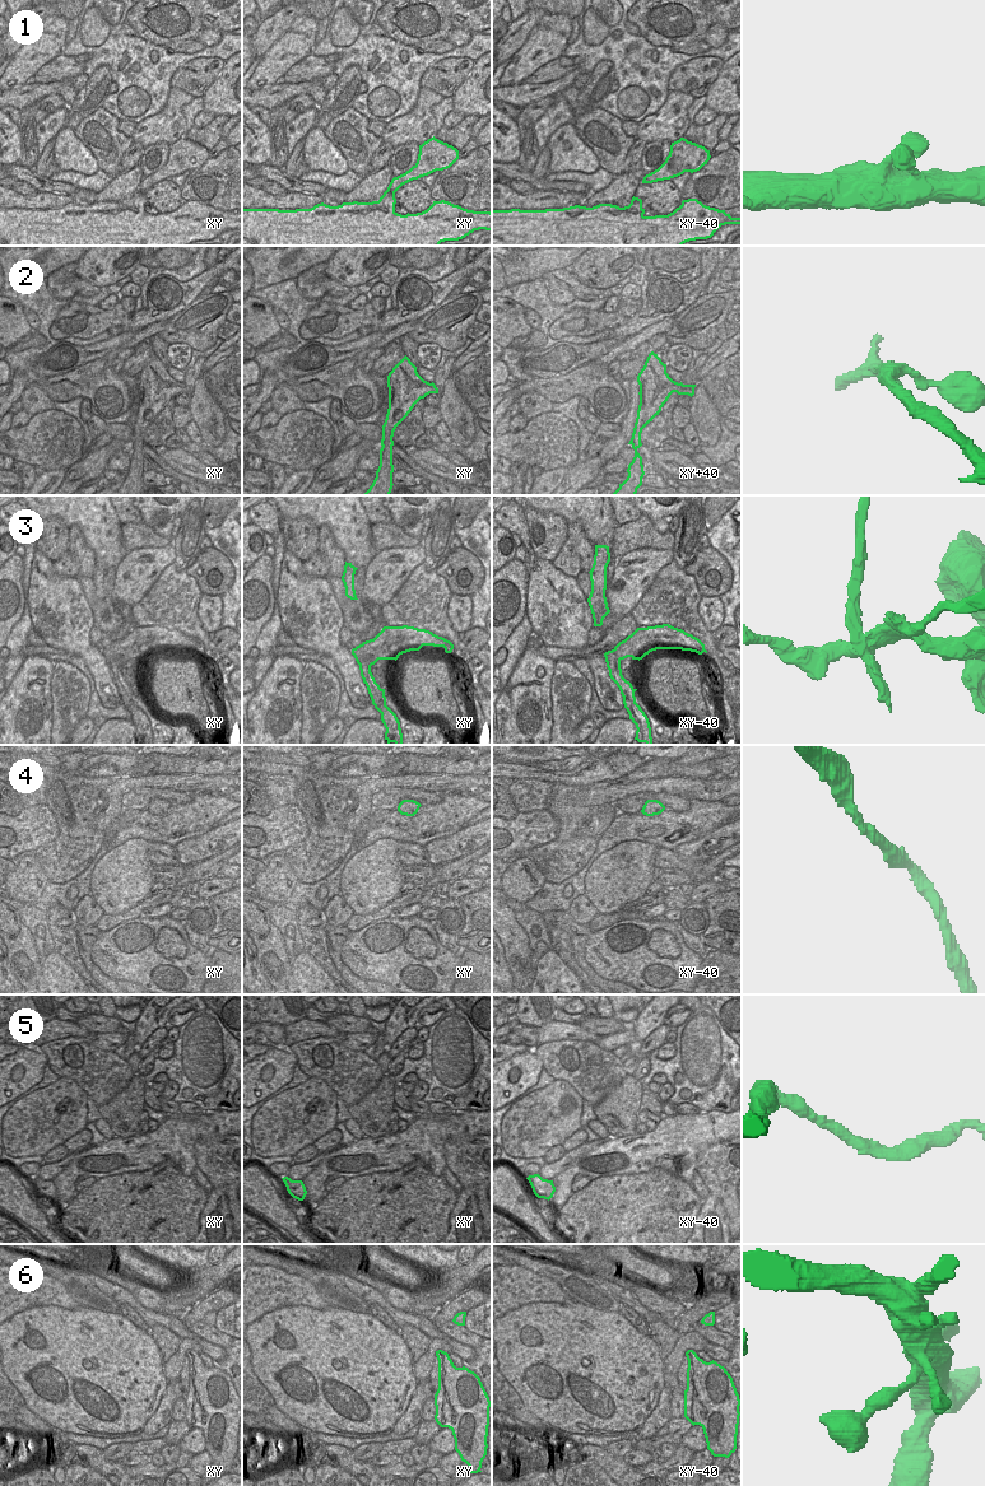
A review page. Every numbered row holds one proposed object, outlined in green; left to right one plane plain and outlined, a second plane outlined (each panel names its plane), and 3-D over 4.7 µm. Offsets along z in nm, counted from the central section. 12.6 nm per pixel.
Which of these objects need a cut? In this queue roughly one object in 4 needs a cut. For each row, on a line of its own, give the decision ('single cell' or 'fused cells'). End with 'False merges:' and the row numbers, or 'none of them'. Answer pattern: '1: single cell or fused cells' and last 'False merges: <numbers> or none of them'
1: single cell
2: single cell
3: fused cells
4: single cell
5: single cell
6: single cell
False merges: 3

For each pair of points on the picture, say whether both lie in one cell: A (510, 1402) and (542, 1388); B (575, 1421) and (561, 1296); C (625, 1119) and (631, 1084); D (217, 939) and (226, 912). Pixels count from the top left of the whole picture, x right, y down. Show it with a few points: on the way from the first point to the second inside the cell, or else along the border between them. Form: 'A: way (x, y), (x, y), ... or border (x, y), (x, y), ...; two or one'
A: border (505, 1378), (521, 1403), (539, 1420); two
B: border (568, 1298), (562, 1303), (532, 1303); two
C: way (625, 1110), (625, 1098), (628, 1093); one
D: way (222, 932), (226, 928), (226, 918); one

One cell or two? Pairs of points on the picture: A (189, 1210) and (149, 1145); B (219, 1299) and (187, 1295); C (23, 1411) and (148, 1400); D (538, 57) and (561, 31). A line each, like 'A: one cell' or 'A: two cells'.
A: two cells
B: two cells
C: two cells
D: one cell

